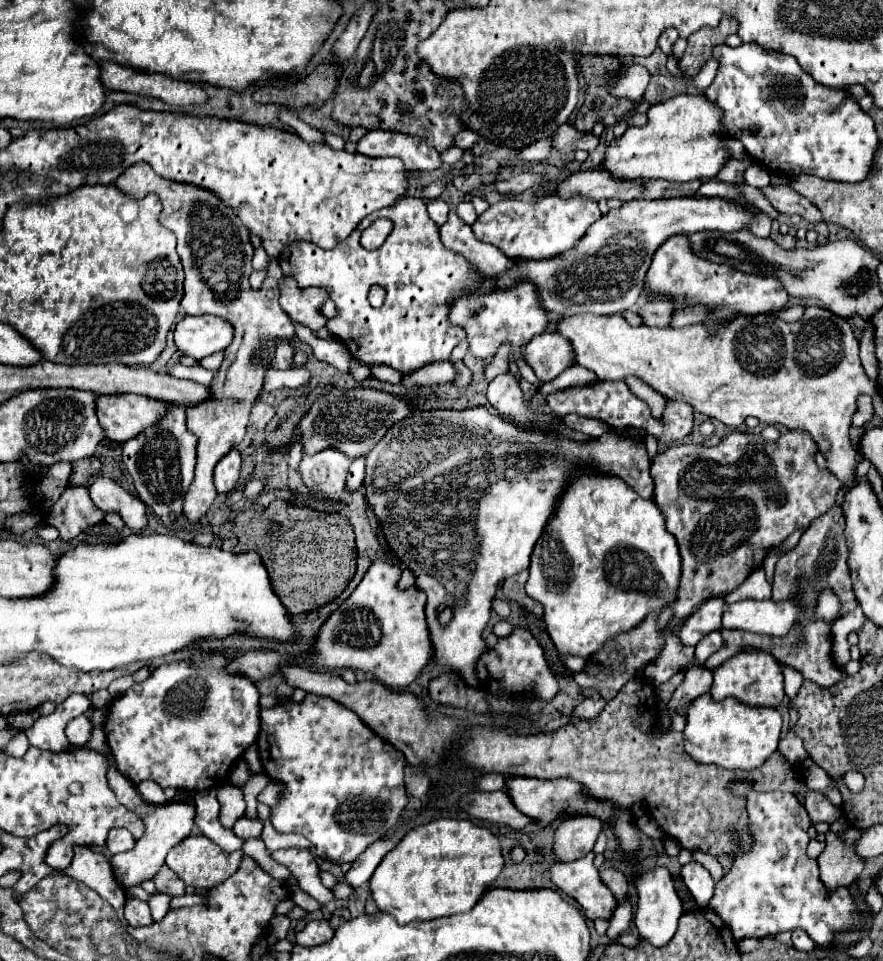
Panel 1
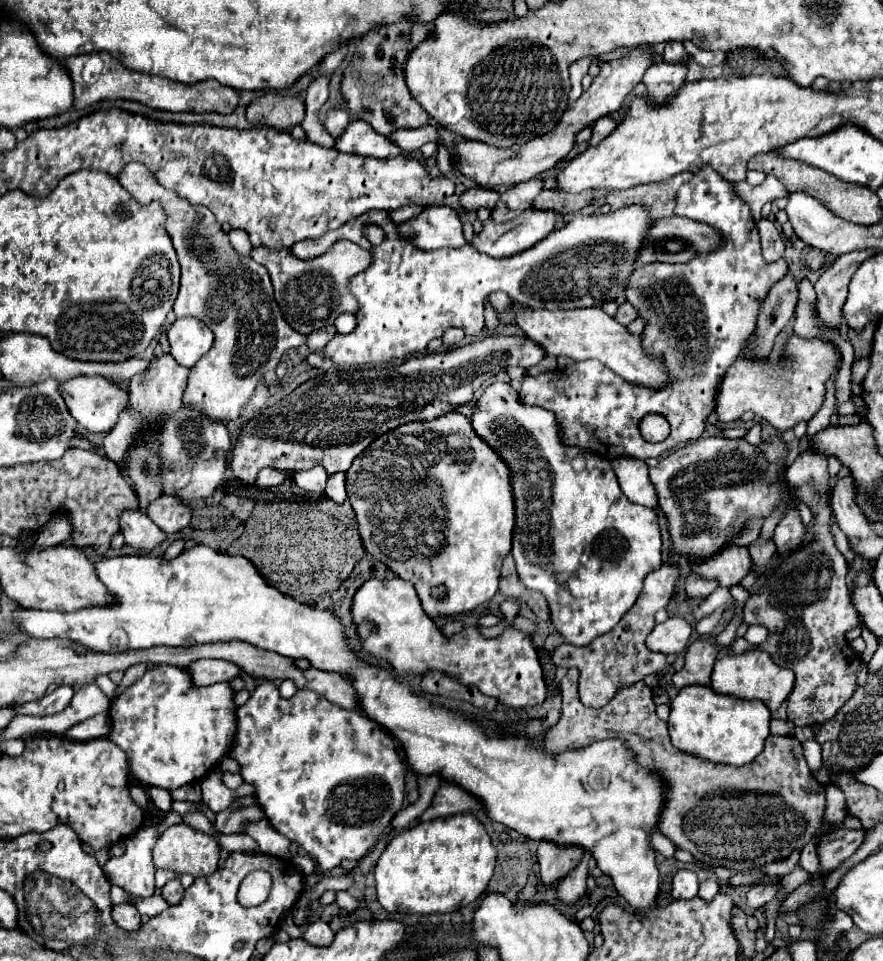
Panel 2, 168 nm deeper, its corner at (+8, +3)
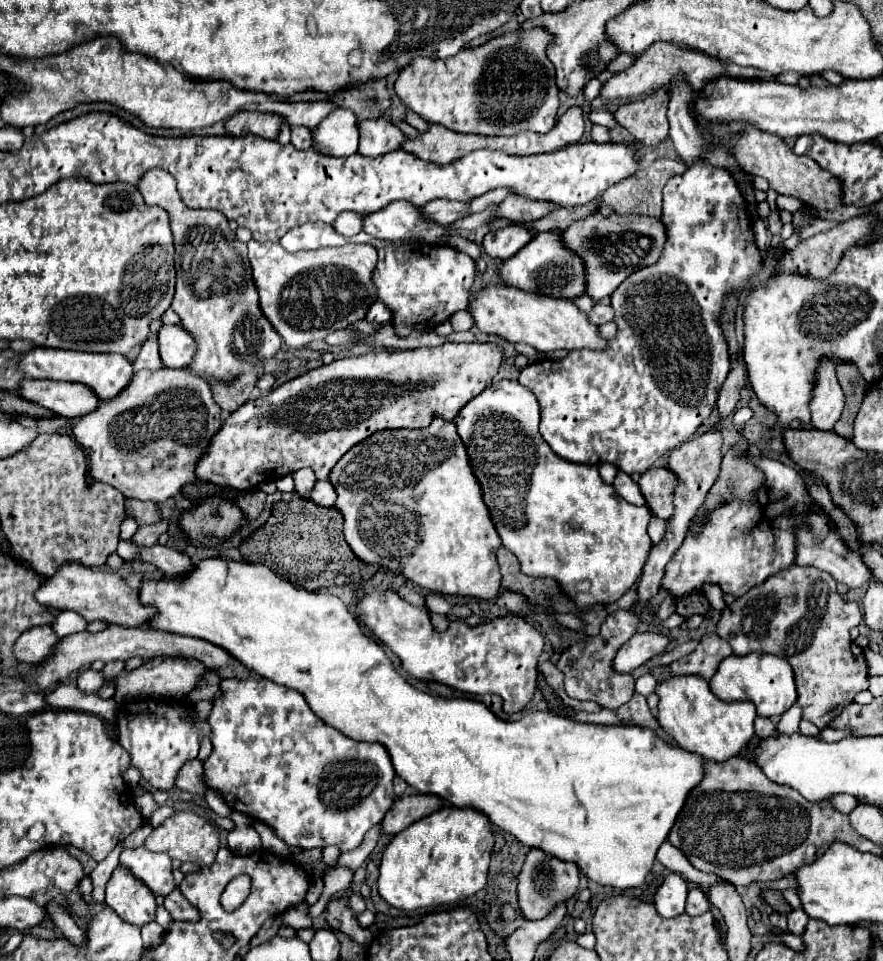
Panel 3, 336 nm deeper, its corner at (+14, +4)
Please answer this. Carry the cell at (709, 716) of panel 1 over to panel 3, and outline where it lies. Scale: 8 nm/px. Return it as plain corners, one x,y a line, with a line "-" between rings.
670,676
662,682
656,684
654,690
660,698
658,702
658,724
662,730
666,730
666,734
676,740
676,744
688,752
696,752
700,756
704,756
706,760
714,760
714,762
724,762
732,756
736,756
746,744
748,740
754,736
754,718
756,718
756,708
750,702
722,702
720,698
716,698
710,692
710,686
706,680
702,680
702,676

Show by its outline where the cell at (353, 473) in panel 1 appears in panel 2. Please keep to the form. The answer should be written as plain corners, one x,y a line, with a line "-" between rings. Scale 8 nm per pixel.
334,473
334,475
330,475
324,493
332,501
342,503
346,499
346,473

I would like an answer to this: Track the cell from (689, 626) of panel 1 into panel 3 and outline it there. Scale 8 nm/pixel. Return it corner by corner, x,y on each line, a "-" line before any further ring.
654,632
634,634
634,636
632,636
626,644
622,644
622,648
616,652
612,668
614,668
616,672
630,674
630,672
636,670
638,666
642,666
646,660
662,654
670,642
672,642
670,638
666,638
666,636
662,636
662,634
654,634

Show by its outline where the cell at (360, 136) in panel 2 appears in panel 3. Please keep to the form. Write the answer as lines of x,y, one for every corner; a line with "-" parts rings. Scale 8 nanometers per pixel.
336,108
312,130
316,152
326,156
350,156
358,150
358,122
352,110

